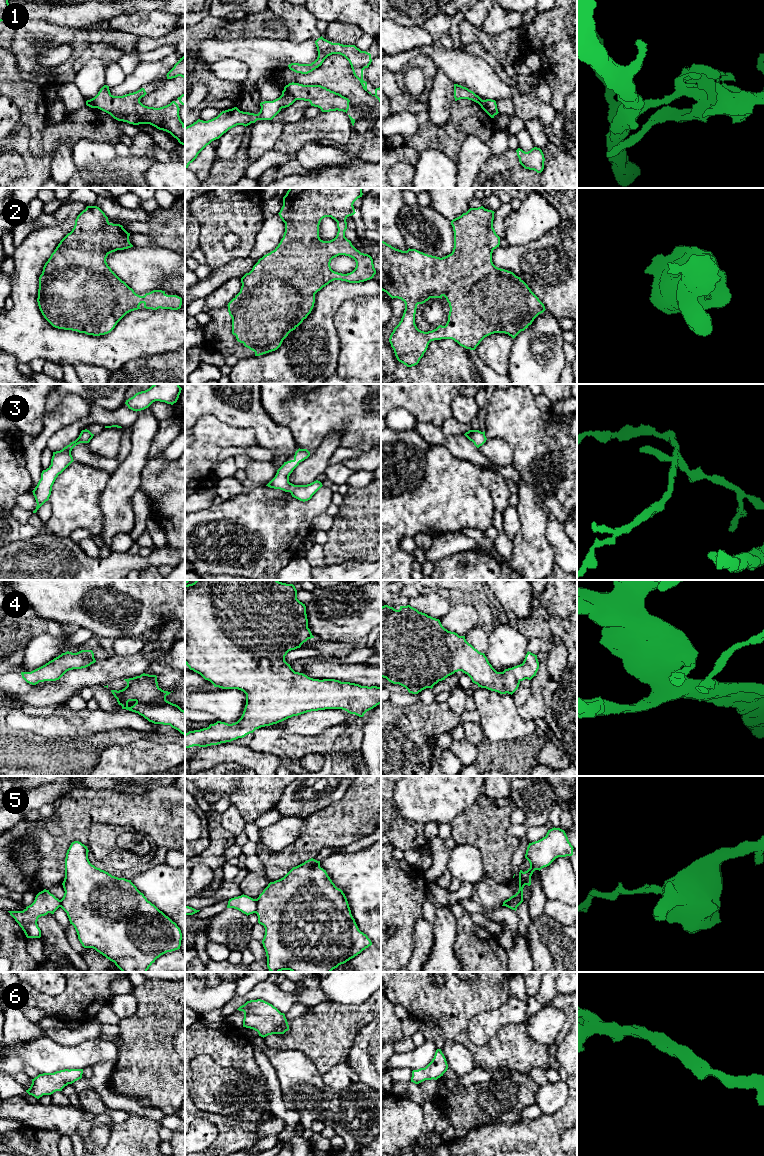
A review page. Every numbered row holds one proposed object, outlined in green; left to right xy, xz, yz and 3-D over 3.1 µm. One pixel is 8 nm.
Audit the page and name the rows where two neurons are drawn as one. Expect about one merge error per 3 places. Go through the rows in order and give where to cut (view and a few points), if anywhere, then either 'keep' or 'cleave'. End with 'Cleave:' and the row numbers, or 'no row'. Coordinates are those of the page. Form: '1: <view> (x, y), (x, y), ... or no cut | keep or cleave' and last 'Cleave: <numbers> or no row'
1: xz (284, 89), (295, 100) | cleave
2: no cut | keep
3: no cut | keep
4: no cut | keep
5: xz (256, 899), (256, 910), (254, 912) | cleave
6: no cut | keep
Cleave: 1, 5

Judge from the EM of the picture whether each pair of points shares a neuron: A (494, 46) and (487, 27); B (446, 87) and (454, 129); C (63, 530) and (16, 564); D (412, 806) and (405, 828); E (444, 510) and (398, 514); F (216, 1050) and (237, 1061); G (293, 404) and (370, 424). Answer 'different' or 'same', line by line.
A: different
B: different
C: different
D: different
E: same
F: same
G: same

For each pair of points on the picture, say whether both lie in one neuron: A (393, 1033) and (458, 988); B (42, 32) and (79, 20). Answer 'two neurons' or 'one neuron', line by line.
A: two neurons
B: two neurons

